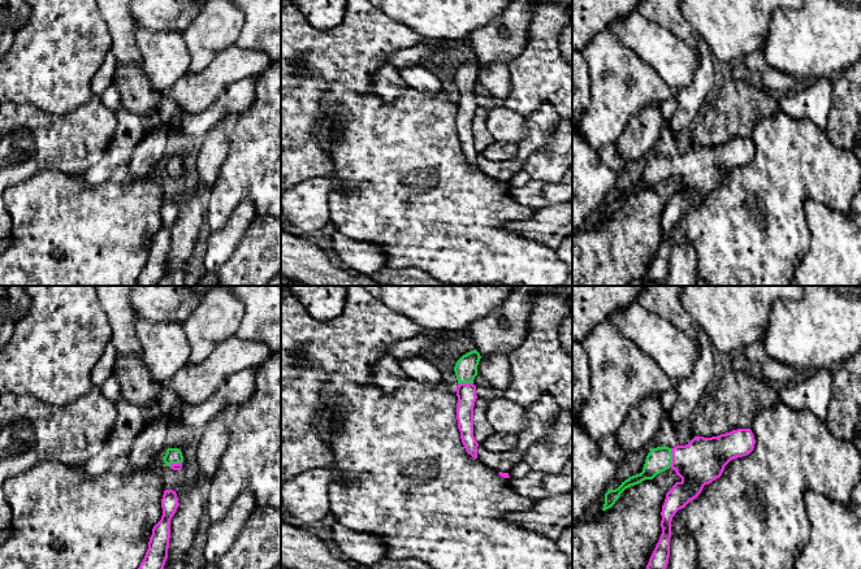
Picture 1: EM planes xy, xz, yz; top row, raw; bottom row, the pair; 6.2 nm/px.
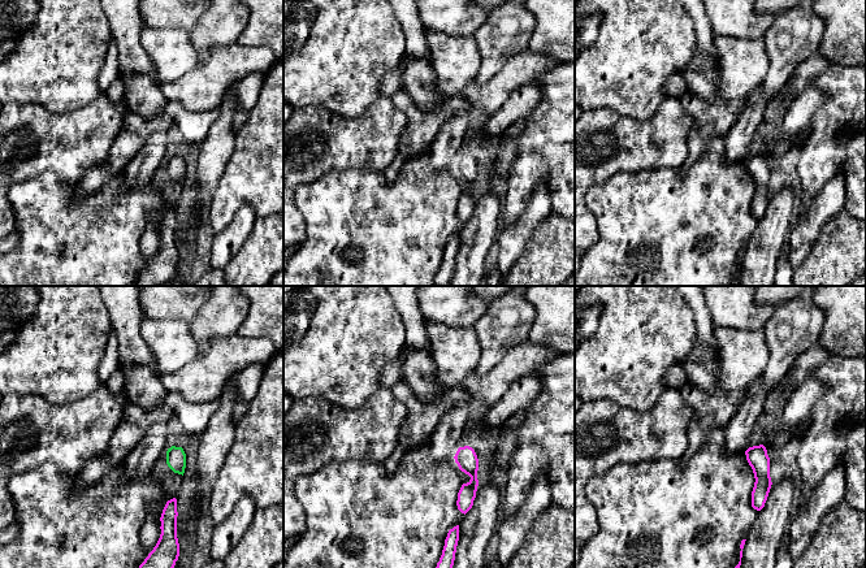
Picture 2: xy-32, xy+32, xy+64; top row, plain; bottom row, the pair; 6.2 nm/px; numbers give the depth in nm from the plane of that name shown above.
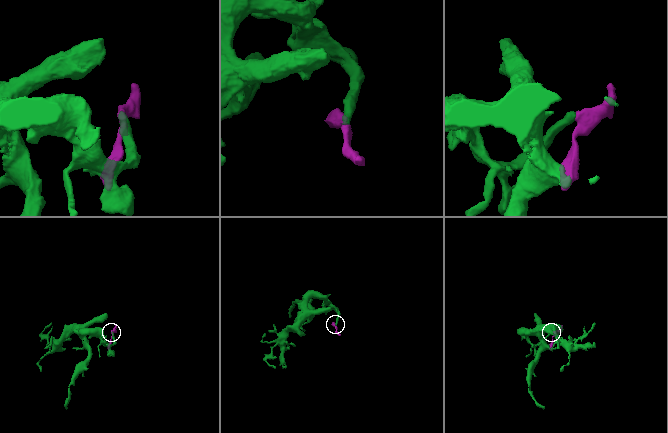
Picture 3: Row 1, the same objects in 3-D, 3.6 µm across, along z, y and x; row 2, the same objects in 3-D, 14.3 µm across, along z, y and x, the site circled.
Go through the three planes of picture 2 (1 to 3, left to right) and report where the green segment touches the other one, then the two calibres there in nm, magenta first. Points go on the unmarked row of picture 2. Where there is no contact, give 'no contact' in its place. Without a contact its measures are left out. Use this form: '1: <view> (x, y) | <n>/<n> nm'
1: no contact
2: no contact
3: no contact

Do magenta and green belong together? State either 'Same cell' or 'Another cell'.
Same cell

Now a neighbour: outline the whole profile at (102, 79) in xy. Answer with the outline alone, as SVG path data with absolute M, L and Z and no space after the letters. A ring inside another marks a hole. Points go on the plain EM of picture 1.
M111 48L105 55L101 66L92 78L94 95L100 96L112 84L112 78L114 75L116 66L117 61L113 55L113 49Z

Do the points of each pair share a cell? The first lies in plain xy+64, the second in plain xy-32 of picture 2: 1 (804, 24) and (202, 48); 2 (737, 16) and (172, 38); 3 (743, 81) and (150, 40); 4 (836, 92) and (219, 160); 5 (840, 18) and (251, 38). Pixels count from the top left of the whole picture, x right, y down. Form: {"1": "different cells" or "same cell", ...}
{"1": "same cell", "2": "different cells", "3": "same cell", "4": "different cells", "5": "same cell"}

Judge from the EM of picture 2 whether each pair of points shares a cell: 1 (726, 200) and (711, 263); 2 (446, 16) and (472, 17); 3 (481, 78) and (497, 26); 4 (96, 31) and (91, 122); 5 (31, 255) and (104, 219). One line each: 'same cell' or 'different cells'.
1: same cell
2: same cell
3: same cell
4: different cells
5: same cell

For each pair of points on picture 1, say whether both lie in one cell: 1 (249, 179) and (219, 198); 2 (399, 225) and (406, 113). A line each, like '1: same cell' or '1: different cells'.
1: same cell
2: same cell

